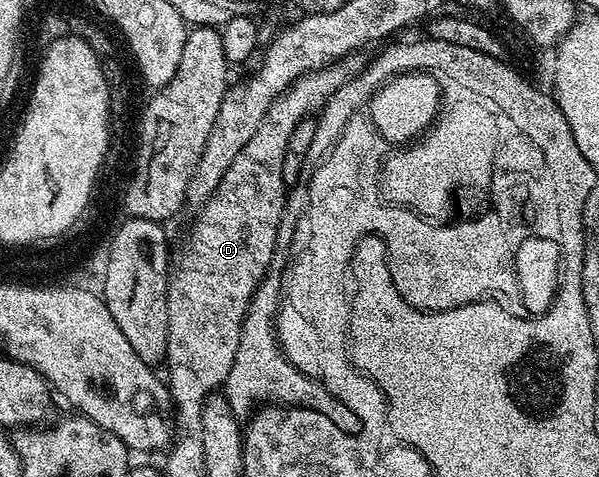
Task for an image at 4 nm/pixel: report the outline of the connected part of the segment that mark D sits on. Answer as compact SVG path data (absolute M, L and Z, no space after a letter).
M361 53L346 55L336 63L328 63L318 71L307 73L296 79L288 91L275 100L271 109L267 109L267 117L263 117L259 129L255 129L251 141L247 141L247 145L239 149L235 161L231 161L231 167L227 169L227 173L223 173L223 181L219 181L213 195L196 212L197 220L194 221L181 252L178 255L176 252L172 260L167 301L167 386L171 407L175 412L175 431L185 431L189 439L197 435L197 419L201 416L205 400L224 384L225 378L231 373L231 365L235 365L235 353L239 353L241 326L253 307L257 287L264 281L268 267L274 263L276 233L287 196L287 184L283 181L283 157L287 153L287 141L291 141L291 133L295 133L295 125L299 125L299 121L320 112L325 102L348 79L364 69L367 59L363 56Z

